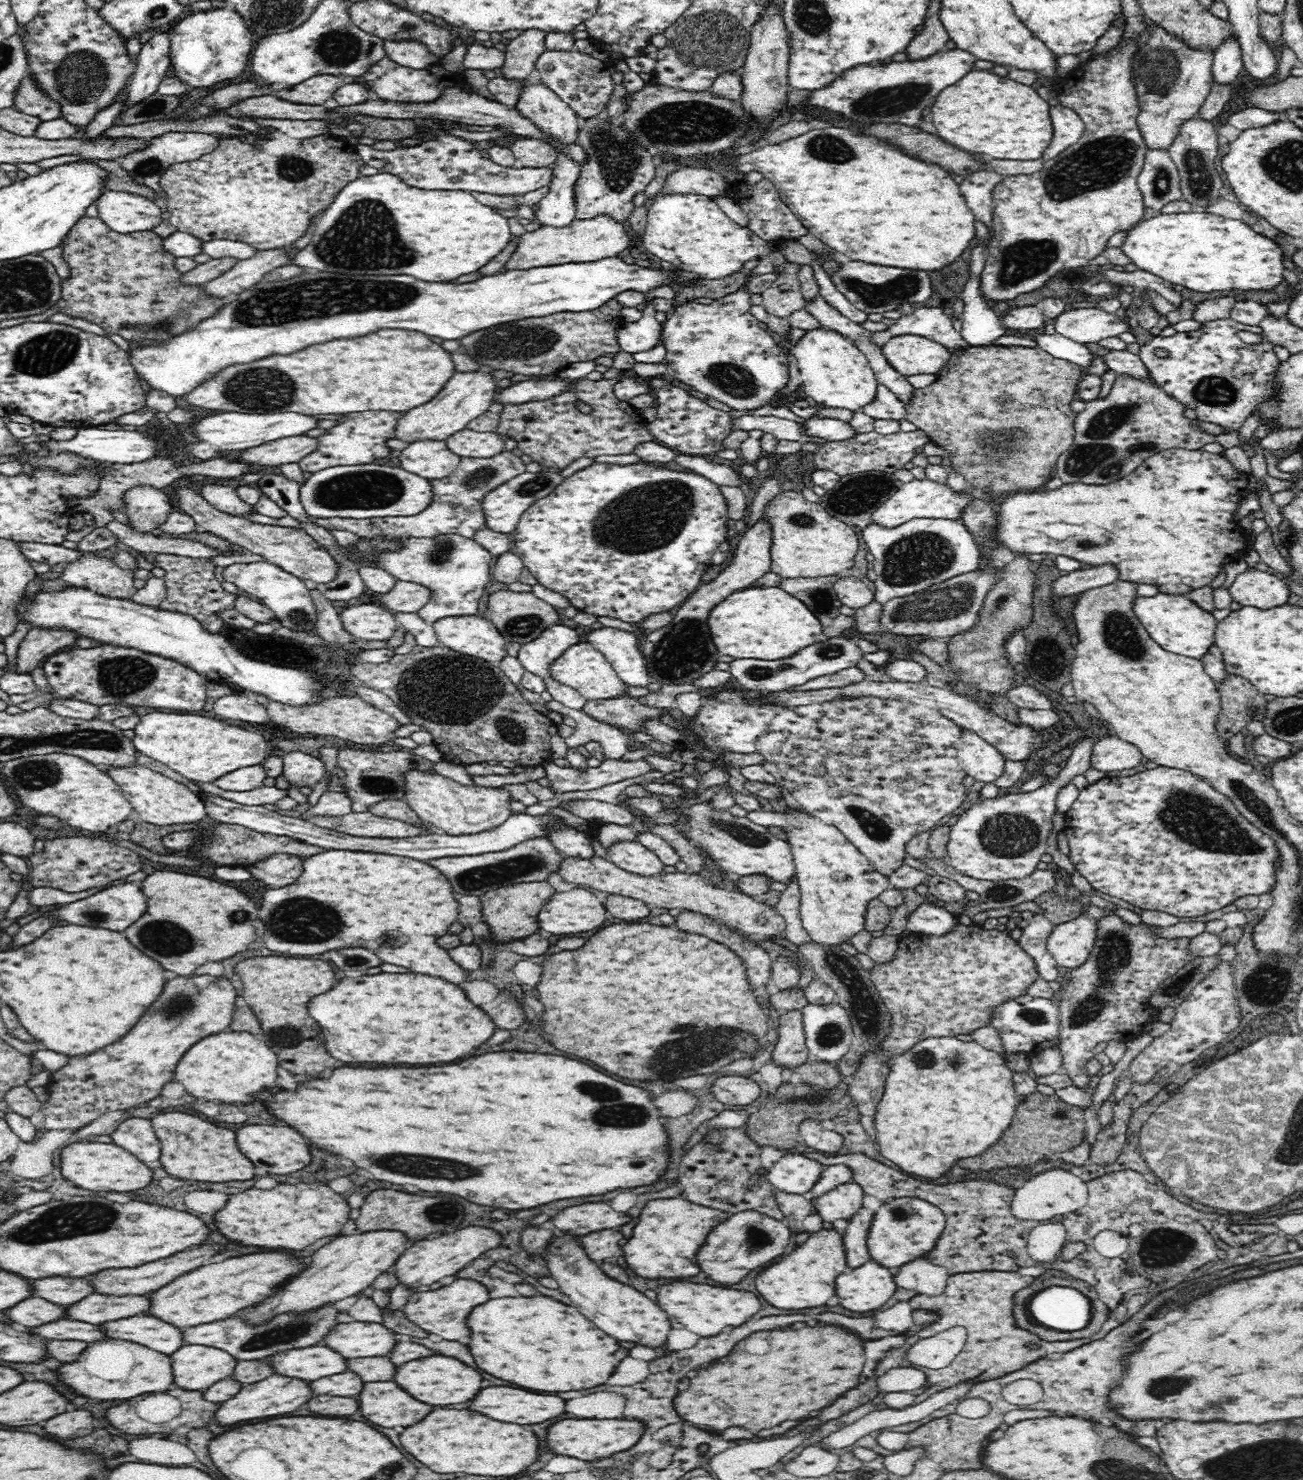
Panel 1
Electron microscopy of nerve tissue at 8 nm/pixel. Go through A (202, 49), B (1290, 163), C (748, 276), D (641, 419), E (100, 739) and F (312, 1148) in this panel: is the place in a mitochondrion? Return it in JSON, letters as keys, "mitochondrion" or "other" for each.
{"A":"other","B":"mitochondrion","C":"other","D":"other","E":"mitochondrion","F":"other"}

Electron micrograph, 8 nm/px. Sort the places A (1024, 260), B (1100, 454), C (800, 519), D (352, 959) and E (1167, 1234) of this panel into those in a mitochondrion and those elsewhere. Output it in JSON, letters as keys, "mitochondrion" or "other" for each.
{"A":"mitochondrion","B":"mitochondrion","C":"mitochondrion","D":"mitochondrion","E":"mitochondrion"}

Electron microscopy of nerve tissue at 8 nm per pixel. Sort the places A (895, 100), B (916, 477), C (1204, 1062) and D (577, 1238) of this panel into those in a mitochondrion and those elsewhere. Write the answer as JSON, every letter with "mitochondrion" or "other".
{"A":"mitochondrion","B":"other","C":"other","D":"other"}

